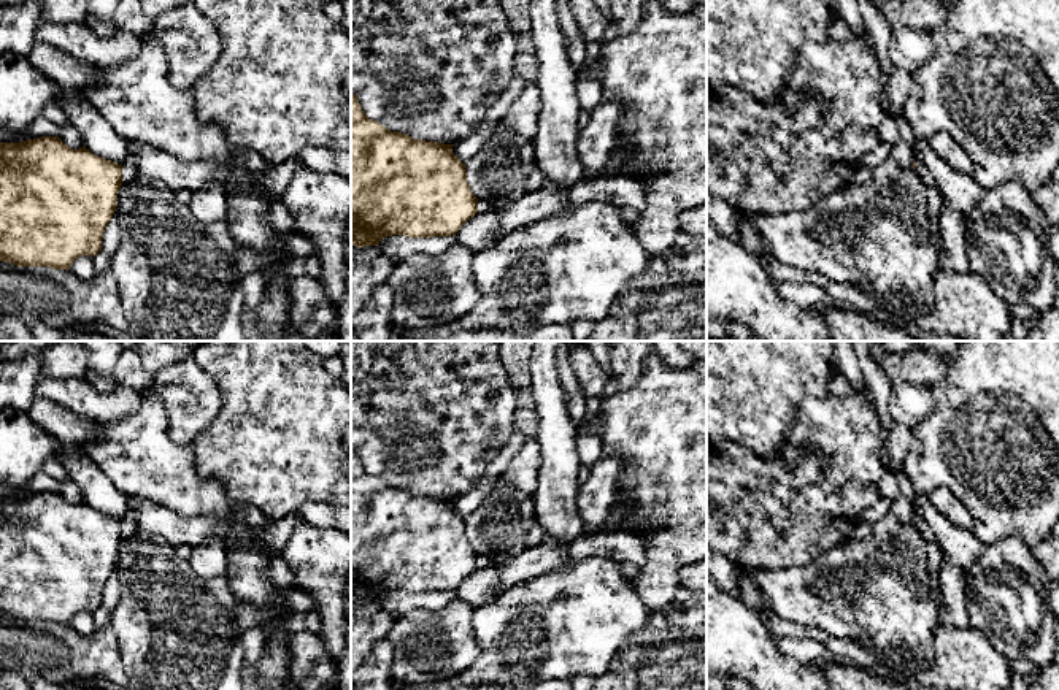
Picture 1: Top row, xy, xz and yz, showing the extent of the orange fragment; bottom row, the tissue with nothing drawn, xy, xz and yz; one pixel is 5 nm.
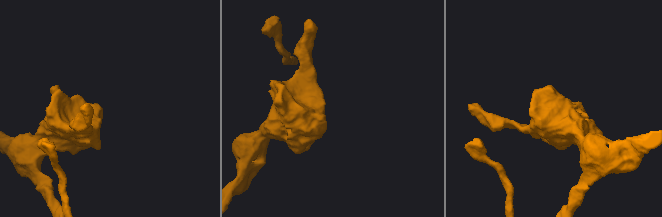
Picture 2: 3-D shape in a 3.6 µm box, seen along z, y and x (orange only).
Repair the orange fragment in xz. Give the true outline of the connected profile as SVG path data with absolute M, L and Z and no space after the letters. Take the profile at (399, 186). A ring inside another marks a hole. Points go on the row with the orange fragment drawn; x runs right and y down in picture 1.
M351 92L351 246L378 246L383 238L391 235L410 238L456 235L478 213L478 198L467 182L465 163L454 155L452 146L391 132L368 119Z

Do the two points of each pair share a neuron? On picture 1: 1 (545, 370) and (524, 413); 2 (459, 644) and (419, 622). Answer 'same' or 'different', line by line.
1: different
2: same

